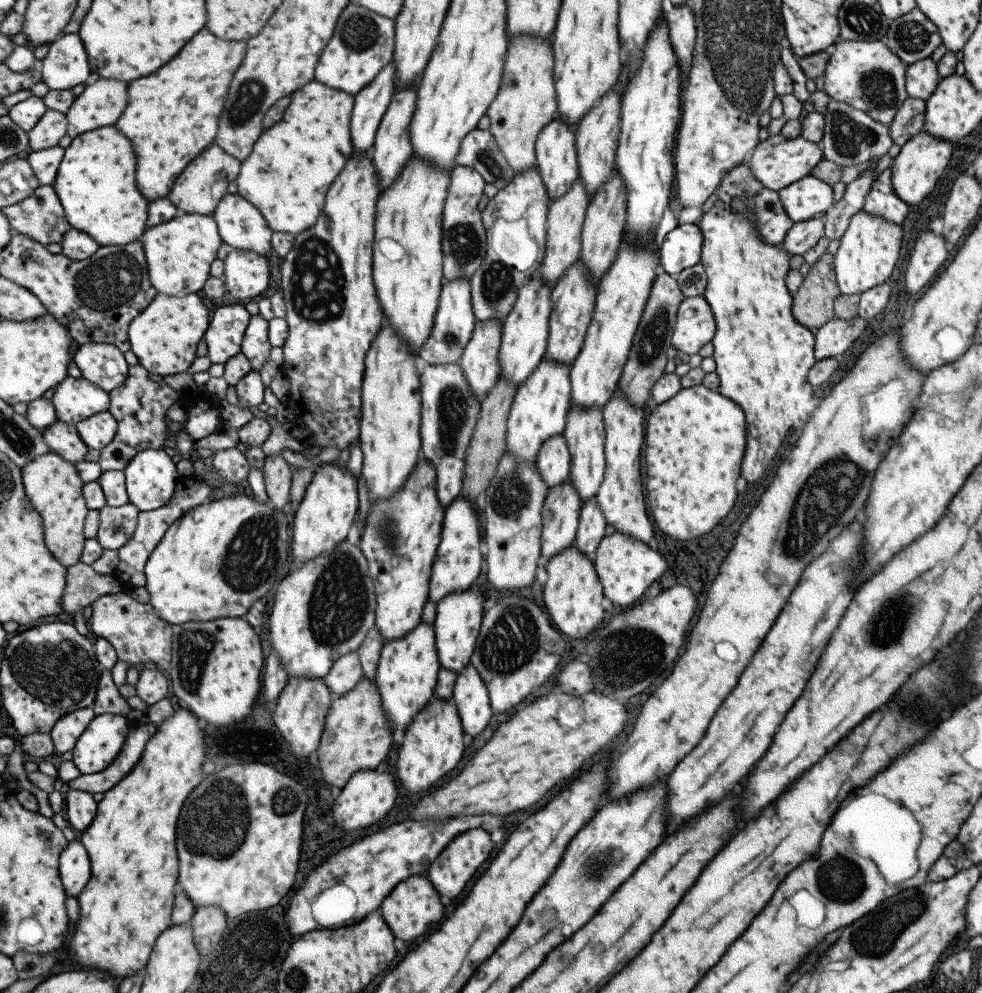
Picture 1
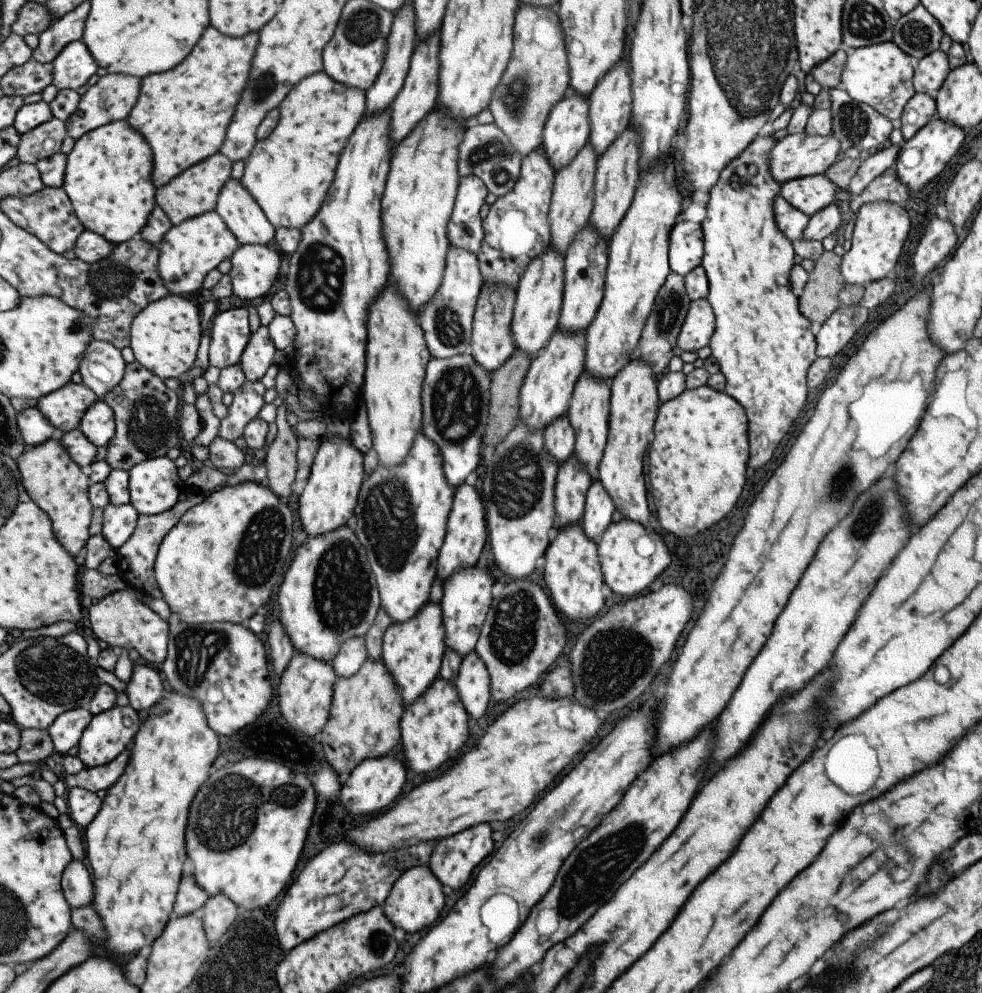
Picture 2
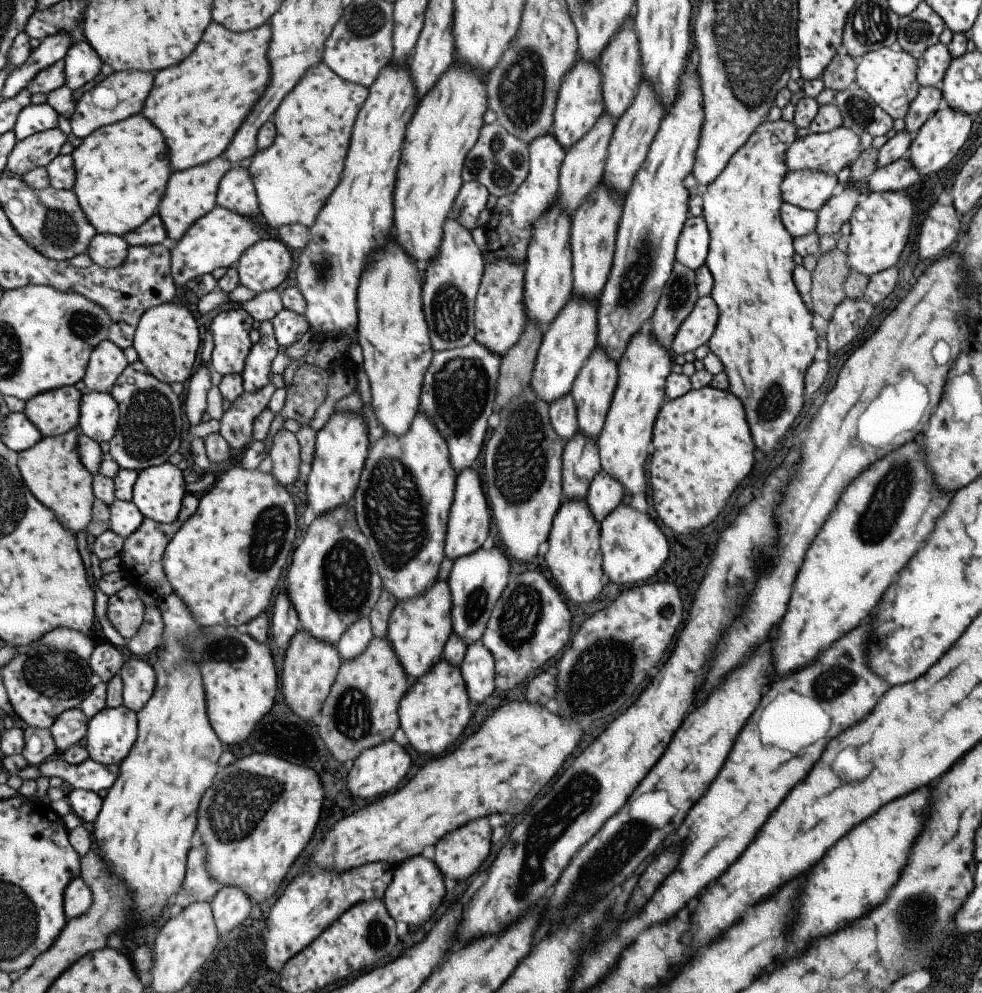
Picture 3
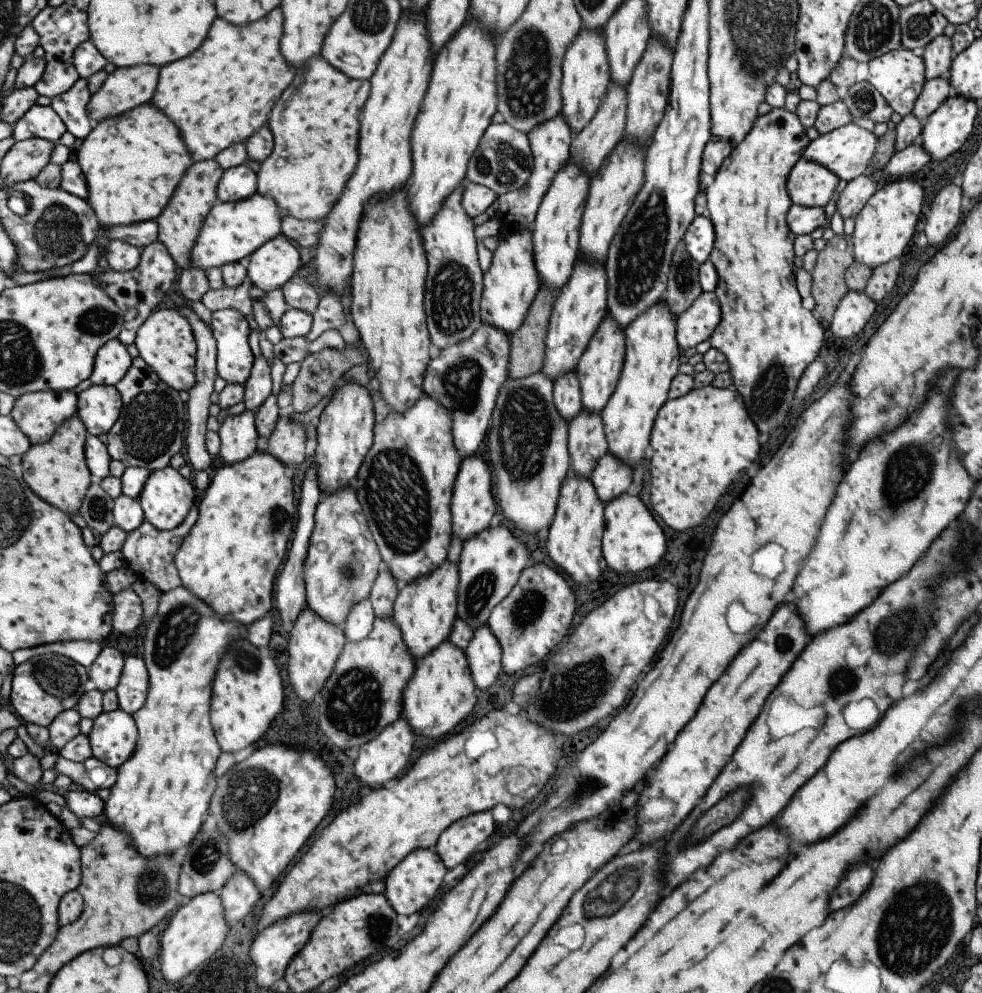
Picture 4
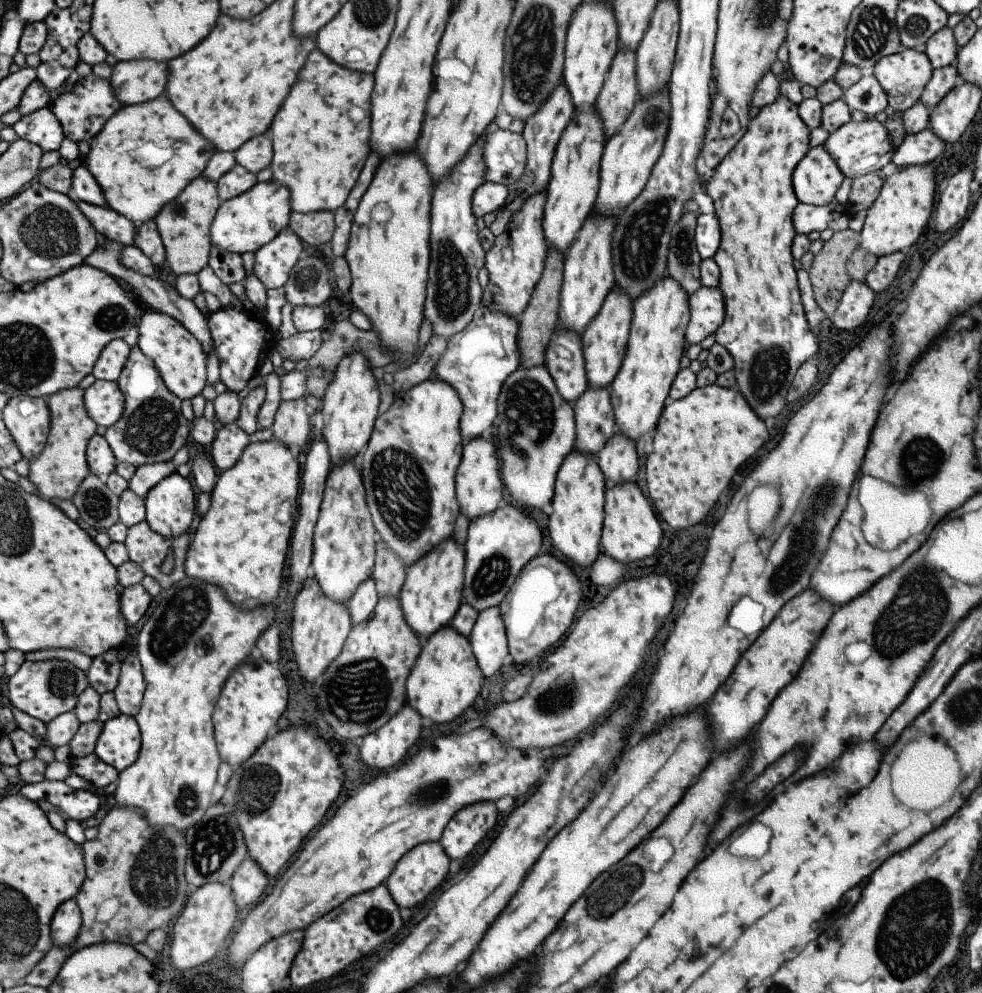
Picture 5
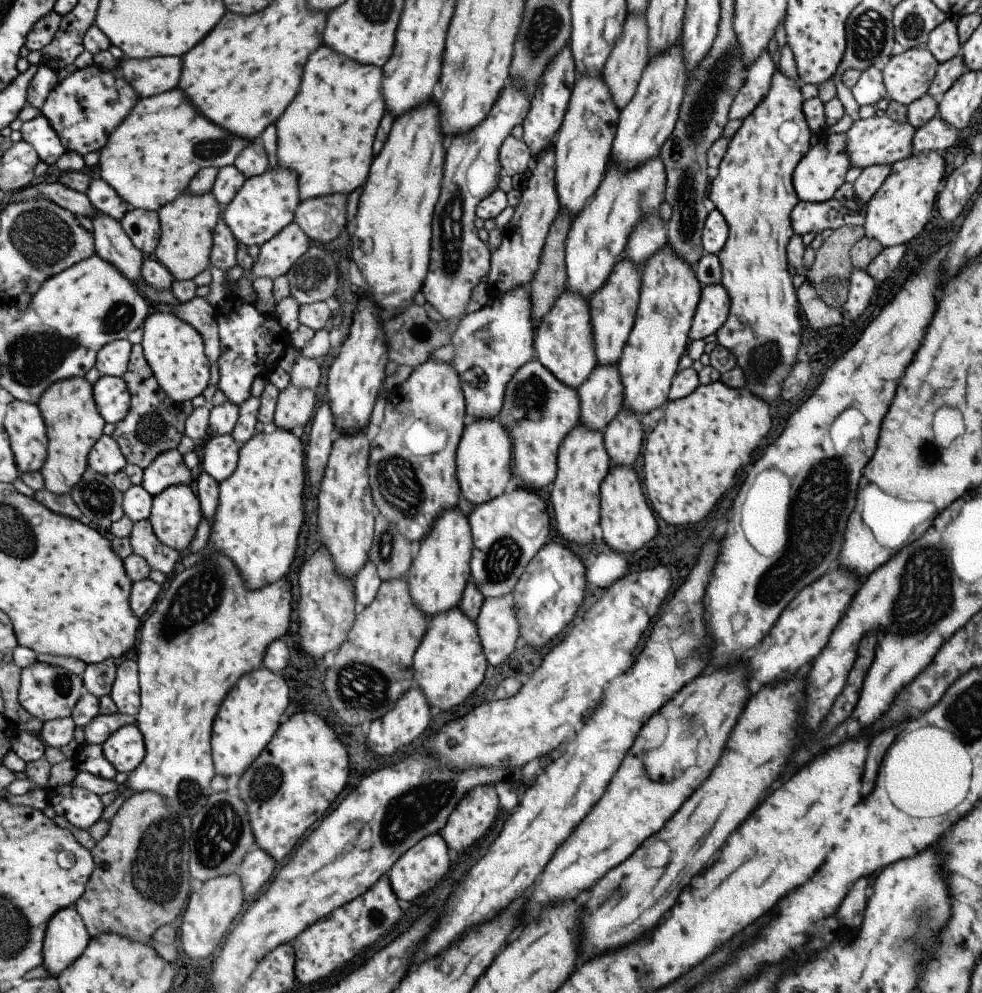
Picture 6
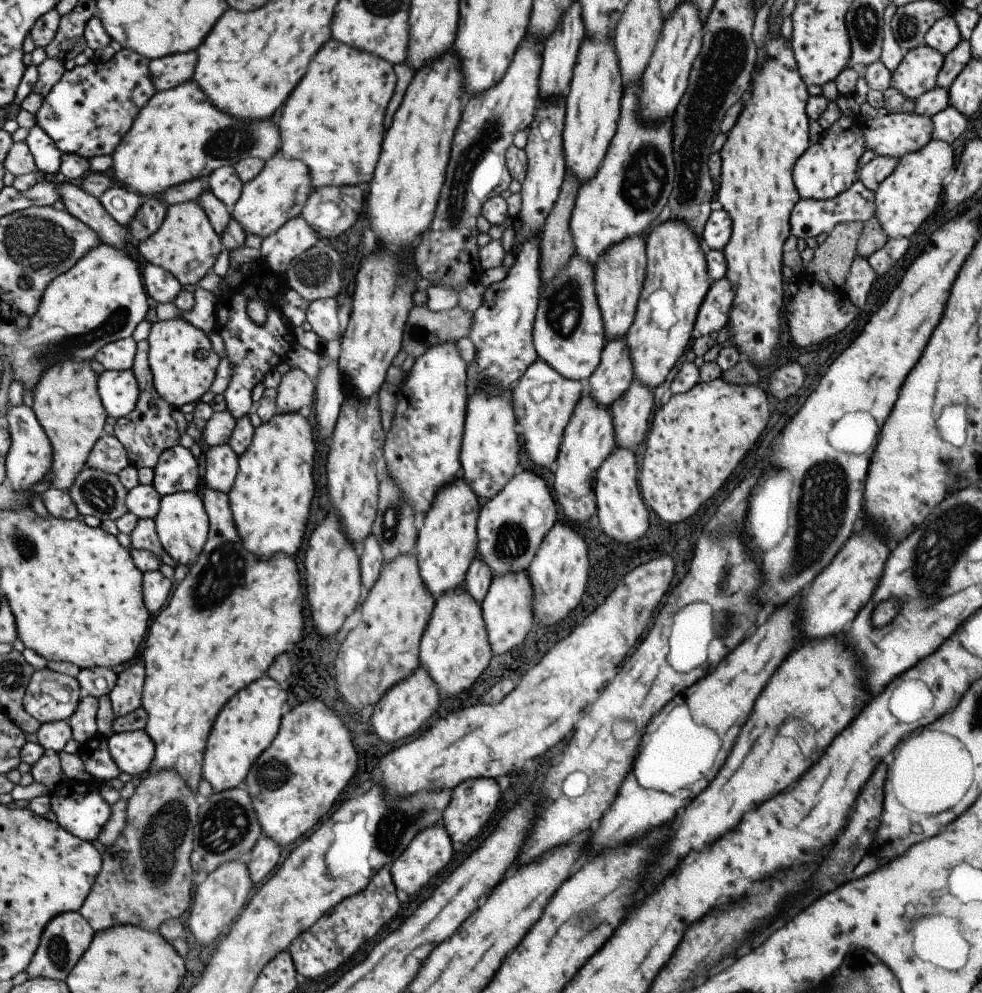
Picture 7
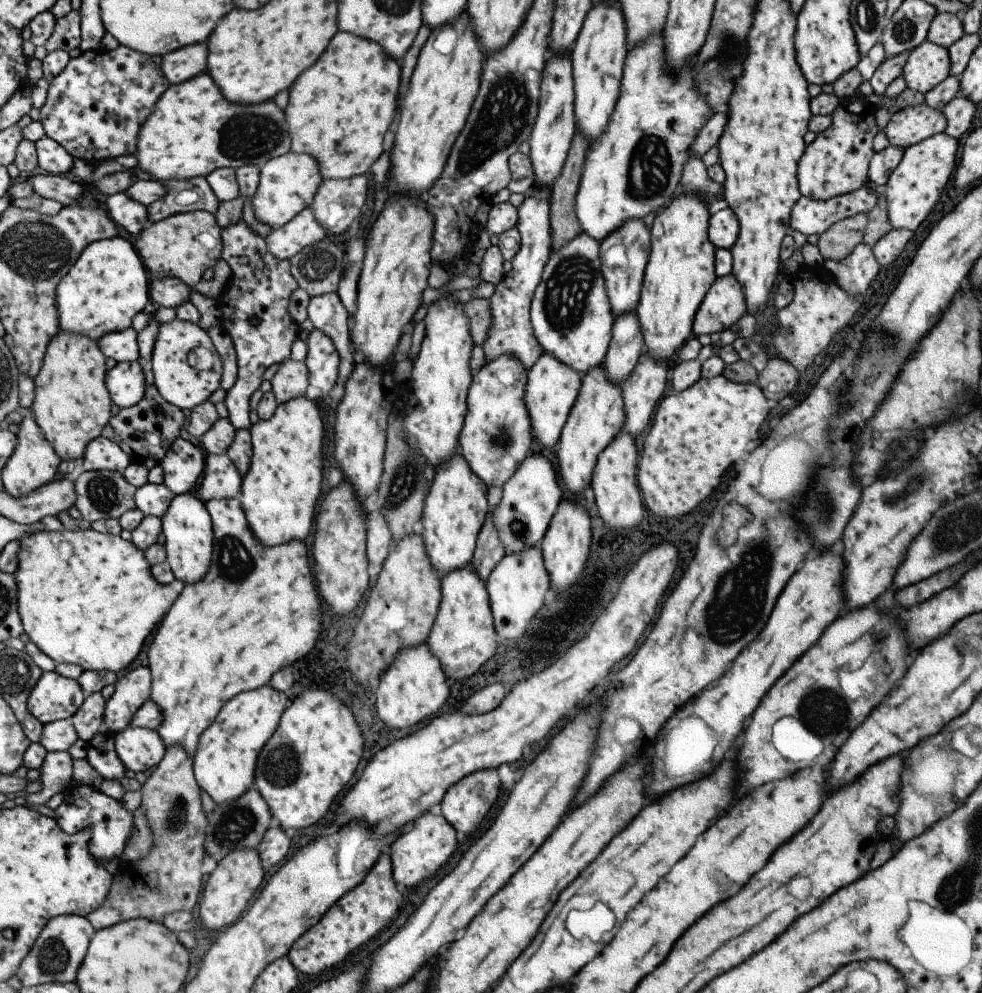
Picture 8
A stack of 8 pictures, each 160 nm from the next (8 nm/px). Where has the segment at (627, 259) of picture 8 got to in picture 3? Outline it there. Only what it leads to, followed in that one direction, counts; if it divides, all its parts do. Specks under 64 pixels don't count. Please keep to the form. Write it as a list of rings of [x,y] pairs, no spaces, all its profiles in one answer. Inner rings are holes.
[[[595,347],[586,358],[584,365],[573,379],[570,395],[572,396],[578,430],[588,439],[596,440],[602,424],[604,423],[608,406],[610,405],[613,391],[616,387],[617,362],[609,358],[599,347]]]

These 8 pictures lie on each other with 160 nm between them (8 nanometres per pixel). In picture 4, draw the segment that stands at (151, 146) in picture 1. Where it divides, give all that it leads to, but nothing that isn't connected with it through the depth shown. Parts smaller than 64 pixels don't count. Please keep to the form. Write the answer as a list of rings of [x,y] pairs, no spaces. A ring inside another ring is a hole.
[[[273,8],[263,18],[245,26],[231,26],[216,16],[211,22],[209,34],[195,52],[159,68],[157,86],[150,100],[151,106],[163,112],[163,116],[167,116],[171,124],[179,128],[179,136],[187,146],[192,162],[213,159],[228,146],[245,142],[253,132],[263,126],[275,100],[293,77],[293,68],[279,54],[279,38],[281,38],[279,8]]]

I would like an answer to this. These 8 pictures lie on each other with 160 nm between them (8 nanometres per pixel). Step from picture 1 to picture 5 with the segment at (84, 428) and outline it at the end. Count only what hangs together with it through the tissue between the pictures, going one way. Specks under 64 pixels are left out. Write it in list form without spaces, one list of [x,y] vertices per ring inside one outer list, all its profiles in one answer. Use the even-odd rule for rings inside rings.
[[[95,379],[84,392],[84,407],[95,424],[108,427],[121,418],[124,400],[116,381]]]

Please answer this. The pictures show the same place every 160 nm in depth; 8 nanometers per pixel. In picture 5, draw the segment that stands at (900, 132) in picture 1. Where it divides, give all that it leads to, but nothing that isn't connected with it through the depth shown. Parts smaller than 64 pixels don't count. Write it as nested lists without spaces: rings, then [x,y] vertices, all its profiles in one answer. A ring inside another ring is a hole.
[[[949,65],[940,69],[933,69],[930,79],[923,87],[919,101],[927,108],[928,112],[937,106],[937,103],[949,90],[959,82],[959,74],[956,71],[956,66]]]

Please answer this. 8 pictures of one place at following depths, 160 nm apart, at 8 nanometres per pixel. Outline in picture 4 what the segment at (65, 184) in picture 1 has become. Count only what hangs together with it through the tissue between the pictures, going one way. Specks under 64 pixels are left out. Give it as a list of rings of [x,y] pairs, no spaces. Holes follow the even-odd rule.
[[[150,102],[92,125],[89,134],[78,142],[71,156],[85,177],[88,190],[85,200],[94,209],[100,227],[98,236],[79,260],[47,272],[15,272],[8,281],[10,287],[36,283],[46,277],[51,279],[93,271],[100,256],[97,239],[104,236],[104,230],[107,227],[155,220],[164,210],[186,168],[193,163],[175,124],[171,124],[171,120],[167,120],[167,116],[163,116],[163,112],[151,106]]]

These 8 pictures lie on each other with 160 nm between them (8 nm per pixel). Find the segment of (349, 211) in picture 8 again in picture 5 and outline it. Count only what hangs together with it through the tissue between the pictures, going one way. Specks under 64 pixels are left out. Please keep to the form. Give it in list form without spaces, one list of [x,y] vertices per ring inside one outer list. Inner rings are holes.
[[[327,210],[297,213],[291,211],[288,216],[288,227],[311,246],[319,246],[330,241],[335,230],[333,225],[333,212]]]

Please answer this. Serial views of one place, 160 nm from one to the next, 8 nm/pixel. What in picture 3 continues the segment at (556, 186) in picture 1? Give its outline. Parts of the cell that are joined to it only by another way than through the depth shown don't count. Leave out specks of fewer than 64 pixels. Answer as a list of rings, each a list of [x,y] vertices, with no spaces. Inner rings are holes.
[[[577,57],[566,74],[563,75],[559,85],[554,104],[553,124],[550,128],[551,134],[566,150],[593,126],[593,123],[603,111],[600,72],[592,62],[585,62]]]

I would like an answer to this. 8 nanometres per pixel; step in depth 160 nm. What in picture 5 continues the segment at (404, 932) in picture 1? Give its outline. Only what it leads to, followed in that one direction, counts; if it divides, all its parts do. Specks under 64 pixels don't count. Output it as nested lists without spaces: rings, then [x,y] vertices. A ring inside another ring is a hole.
[[[439,841],[421,843],[401,855],[383,883],[398,908],[413,908],[415,904],[421,904],[427,894],[431,894],[433,888],[445,878],[449,861]]]

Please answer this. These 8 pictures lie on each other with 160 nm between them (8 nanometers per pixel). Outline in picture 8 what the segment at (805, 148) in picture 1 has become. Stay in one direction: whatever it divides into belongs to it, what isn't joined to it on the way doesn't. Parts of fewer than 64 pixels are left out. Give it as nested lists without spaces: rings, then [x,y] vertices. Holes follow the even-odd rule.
[[[923,102],[890,114],[890,120],[884,129],[888,143],[905,150],[927,137],[943,133],[945,117],[940,110]]]

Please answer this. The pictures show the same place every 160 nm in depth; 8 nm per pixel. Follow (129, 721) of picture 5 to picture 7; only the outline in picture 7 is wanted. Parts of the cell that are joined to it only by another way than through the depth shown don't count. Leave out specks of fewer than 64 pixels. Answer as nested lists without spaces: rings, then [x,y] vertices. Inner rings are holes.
[[[143,729],[113,733],[106,743],[120,772],[131,776],[143,774],[153,760],[154,744]]]

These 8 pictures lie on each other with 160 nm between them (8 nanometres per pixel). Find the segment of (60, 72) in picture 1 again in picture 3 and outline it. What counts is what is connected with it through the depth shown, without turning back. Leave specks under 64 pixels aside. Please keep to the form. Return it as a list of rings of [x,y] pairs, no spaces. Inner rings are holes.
[[[81,40],[72,44],[67,49],[67,56],[64,58],[66,85],[73,91],[87,82],[91,82],[99,70],[101,70],[101,59],[91,48],[91,45]]]

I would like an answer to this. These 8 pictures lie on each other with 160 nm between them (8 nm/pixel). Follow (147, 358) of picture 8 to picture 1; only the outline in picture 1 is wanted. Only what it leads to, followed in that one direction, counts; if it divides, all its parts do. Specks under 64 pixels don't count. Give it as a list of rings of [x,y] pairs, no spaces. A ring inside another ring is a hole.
[[[139,364],[129,365],[128,371],[121,386],[110,390],[109,411],[116,418],[116,433],[111,442],[100,450],[100,458],[97,461],[100,469],[122,471],[131,458],[145,449],[161,449],[163,442],[169,436],[168,418],[165,415],[167,409],[180,397],[165,382],[154,382],[147,377],[148,372]]]

